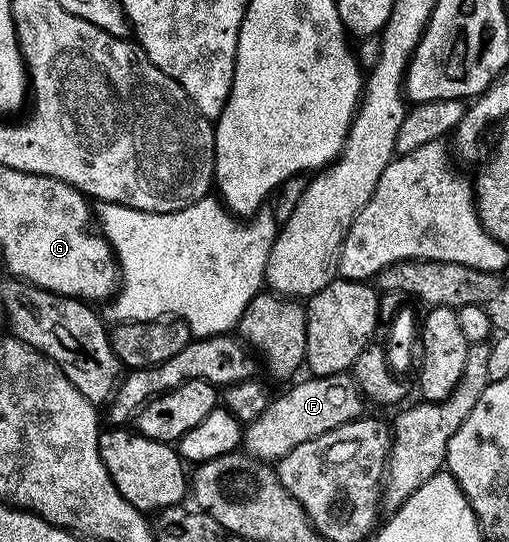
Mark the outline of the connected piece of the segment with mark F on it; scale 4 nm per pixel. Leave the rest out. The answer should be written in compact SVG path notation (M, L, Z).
M351 372L329 377L309 376L307 380L297 380L292 383L297 383L297 385L289 384L287 386L289 389L281 397L273 396L269 400L266 411L262 411L262 415L258 419L243 426L242 449L249 457L275 463L290 451L294 451L294 447L298 447L310 439L318 439L332 429L357 420L365 412L366 398L360 392L360 388L356 386Z

